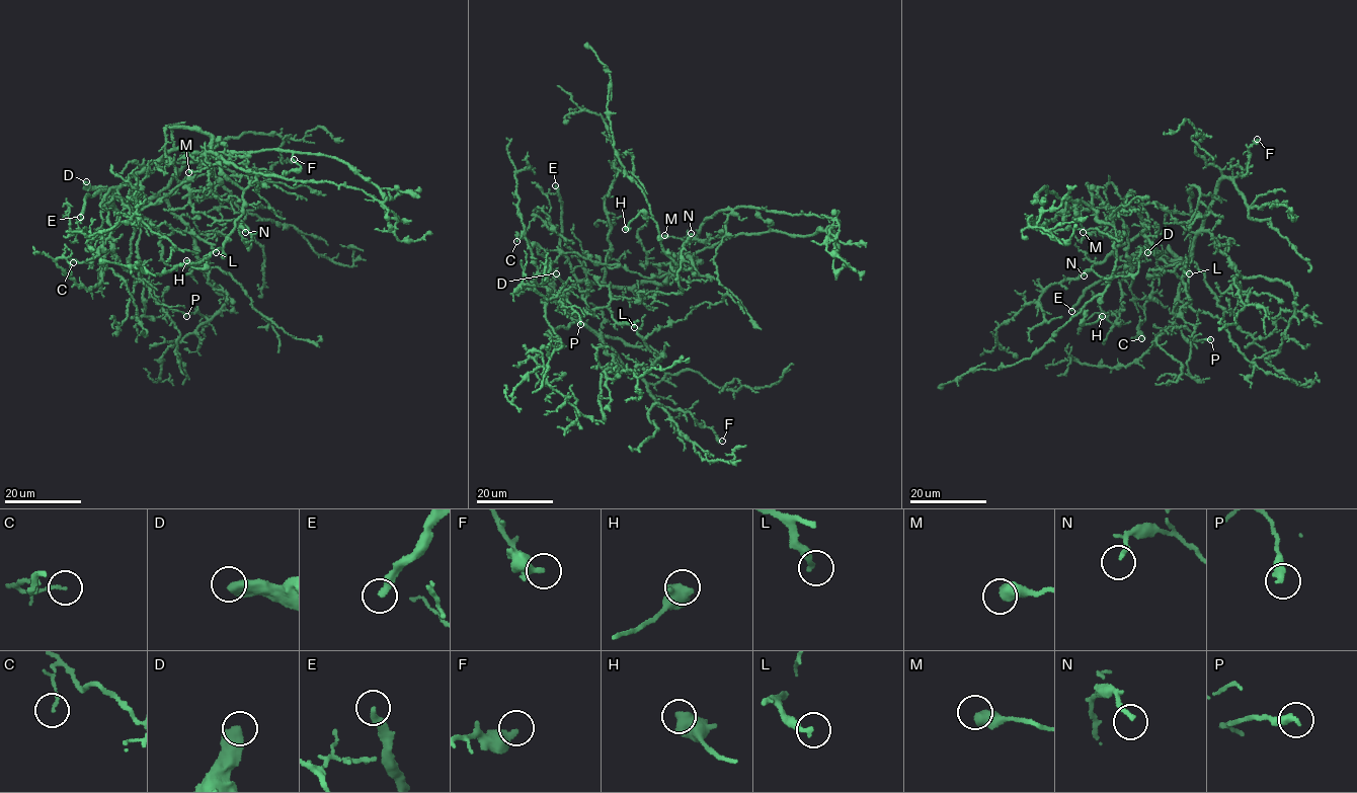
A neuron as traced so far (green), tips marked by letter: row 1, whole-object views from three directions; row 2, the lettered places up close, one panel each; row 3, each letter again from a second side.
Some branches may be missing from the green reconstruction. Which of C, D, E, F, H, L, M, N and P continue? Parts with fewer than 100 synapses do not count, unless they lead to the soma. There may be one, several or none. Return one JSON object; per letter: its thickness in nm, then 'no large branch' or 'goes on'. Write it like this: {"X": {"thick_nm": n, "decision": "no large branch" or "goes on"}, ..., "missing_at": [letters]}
{"C": {"thick_nm": 130, "decision": "no large branch"}, "D": {"thick_nm": 550, "decision": "goes on"}, "E": {"thick_nm": 280, "decision": "goes on"}, "F": {"thick_nm": 460, "decision": "no large branch"}, "H": {"thick_nm": 650, "decision": "no large branch"}, "L": {"thick_nm": 240, "decision": "no large branch"}, "M": {"thick_nm": 550, "decision": "no large branch"}, "N": {"thick_nm": 180, "decision": "no large branch"}, "P": {"thick_nm": 360, "decision": "no large branch"}, "missing_at": ["D", "E"]}

